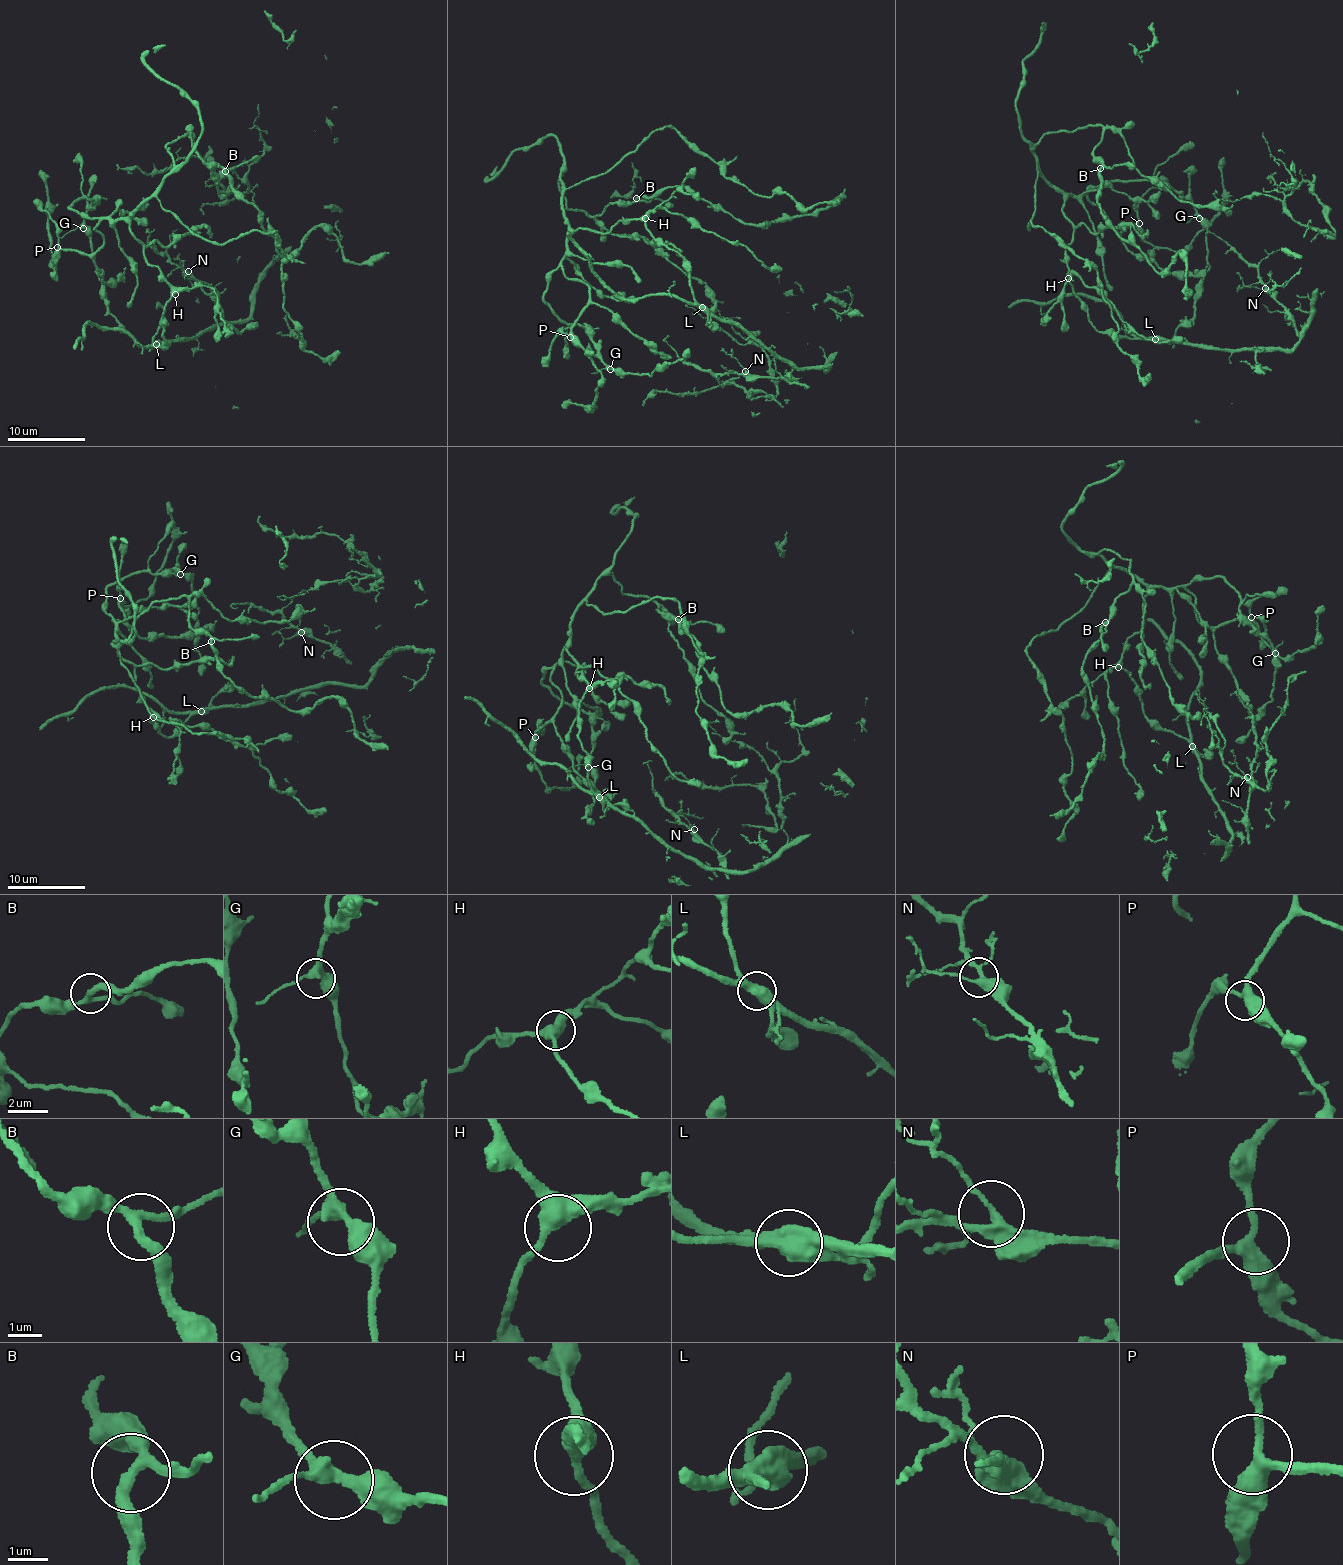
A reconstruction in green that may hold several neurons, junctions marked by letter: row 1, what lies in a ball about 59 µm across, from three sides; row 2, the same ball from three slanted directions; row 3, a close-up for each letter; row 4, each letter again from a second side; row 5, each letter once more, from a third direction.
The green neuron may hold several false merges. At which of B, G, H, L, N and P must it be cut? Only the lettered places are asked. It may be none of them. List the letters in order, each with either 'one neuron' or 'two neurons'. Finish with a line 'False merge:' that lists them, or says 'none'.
B: one neuron
G: one neuron
H: one neuron
L: two neurons
N: one neuron
P: one neuron
False merge: L

